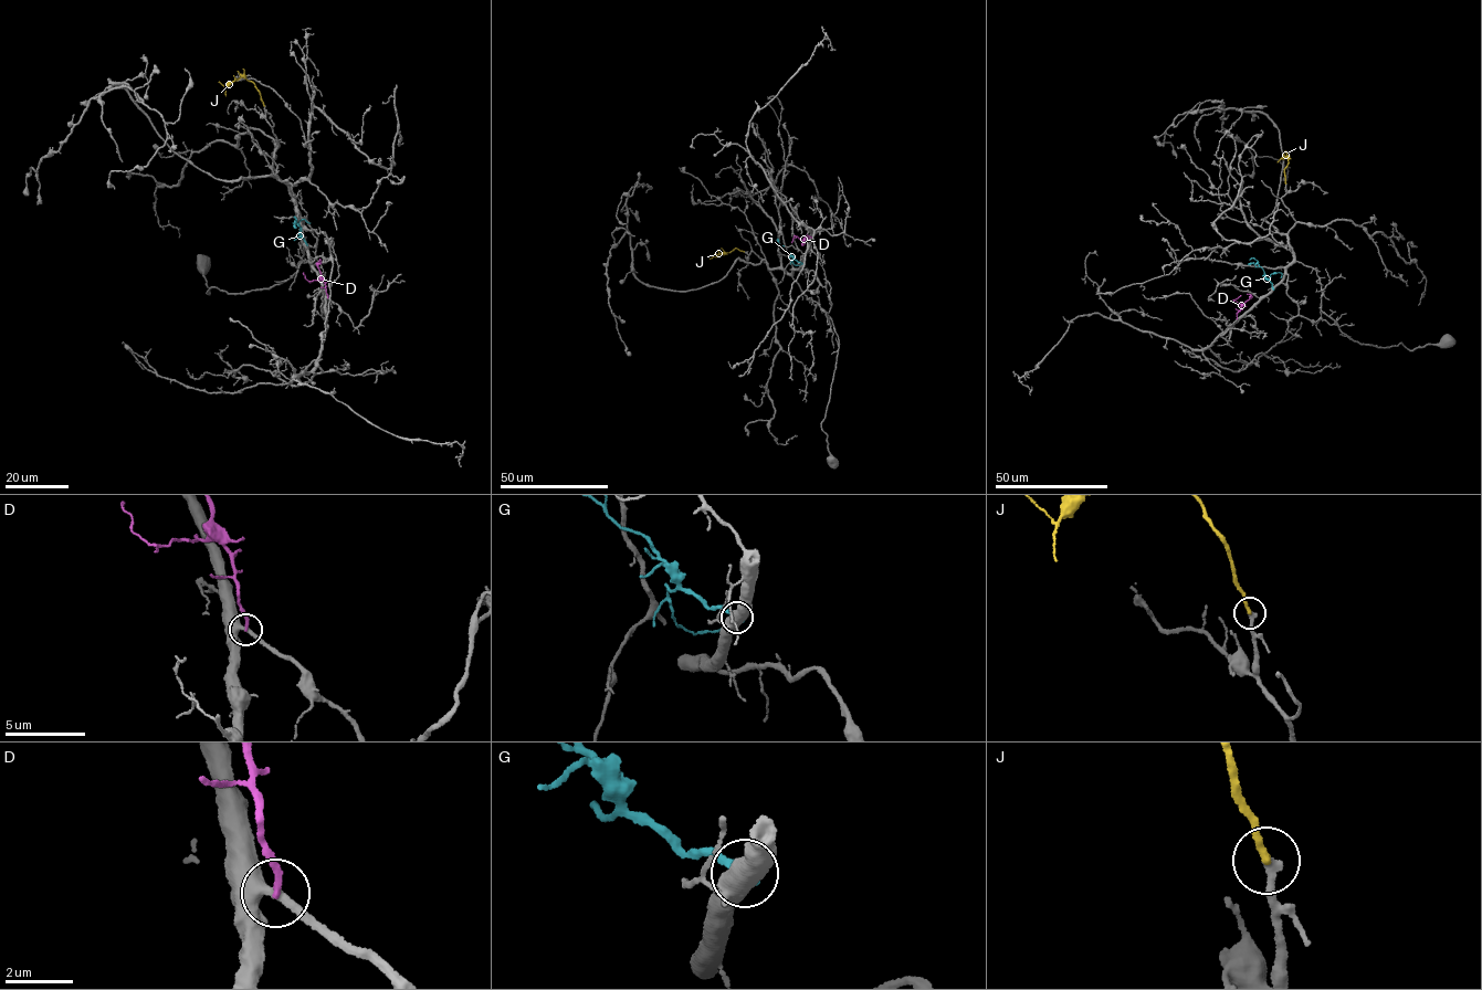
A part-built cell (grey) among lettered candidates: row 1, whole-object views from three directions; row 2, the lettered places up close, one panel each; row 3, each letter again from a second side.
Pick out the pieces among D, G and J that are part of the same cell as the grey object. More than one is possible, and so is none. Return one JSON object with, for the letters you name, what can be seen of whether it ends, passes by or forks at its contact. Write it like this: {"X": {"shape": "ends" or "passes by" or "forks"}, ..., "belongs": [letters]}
{"J": {"shape": "ends"}, "belongs": ["J"]}

